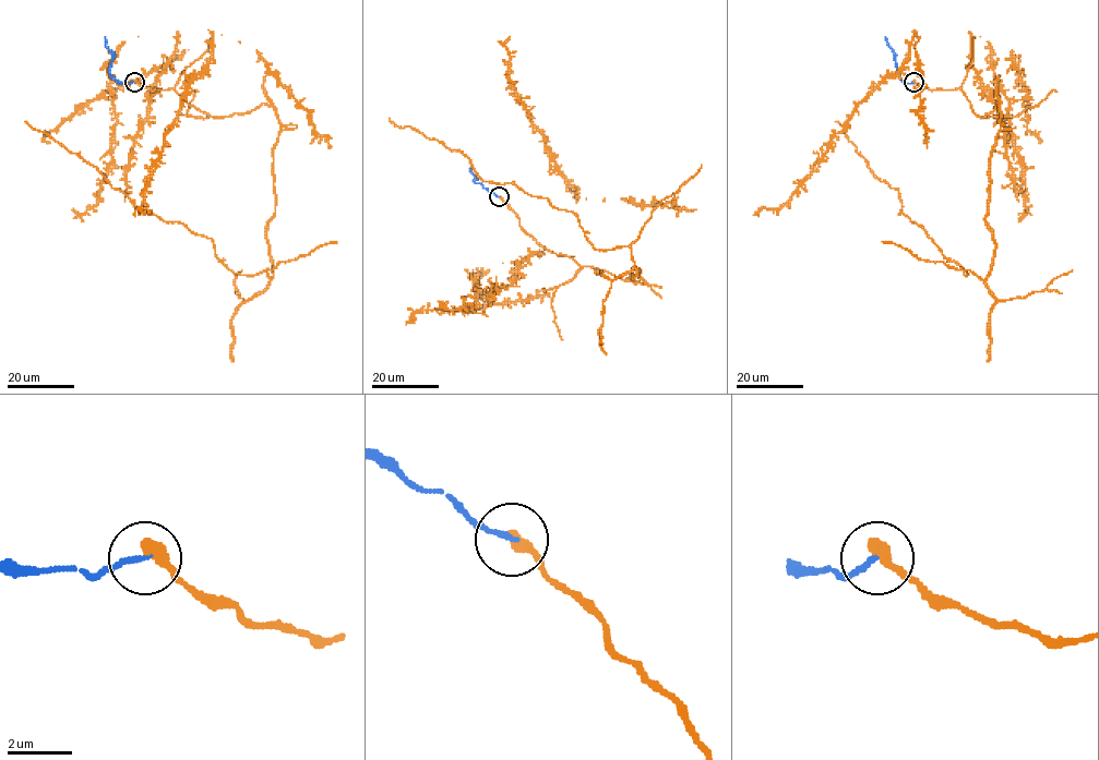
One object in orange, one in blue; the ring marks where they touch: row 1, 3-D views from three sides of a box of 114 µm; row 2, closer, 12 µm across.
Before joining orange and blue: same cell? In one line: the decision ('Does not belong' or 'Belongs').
Belongs

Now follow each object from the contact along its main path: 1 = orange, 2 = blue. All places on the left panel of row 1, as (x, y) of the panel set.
1: (134, 81), (216, 118), (274, 108), (270, 280), (235, 274), (211, 239), (136, 208), (24, 122)
2: (134, 82), (119, 83), (111, 76), (112, 52), (105, 45), (105, 37)

